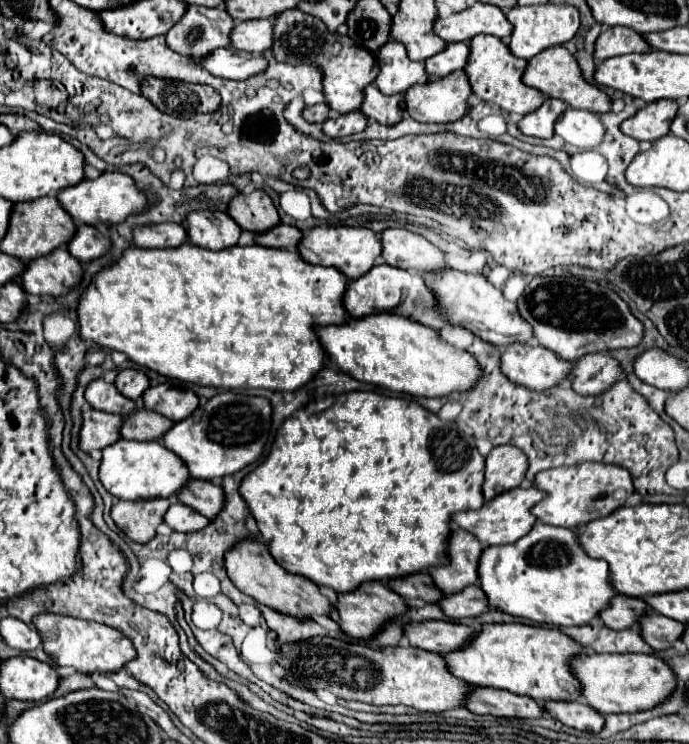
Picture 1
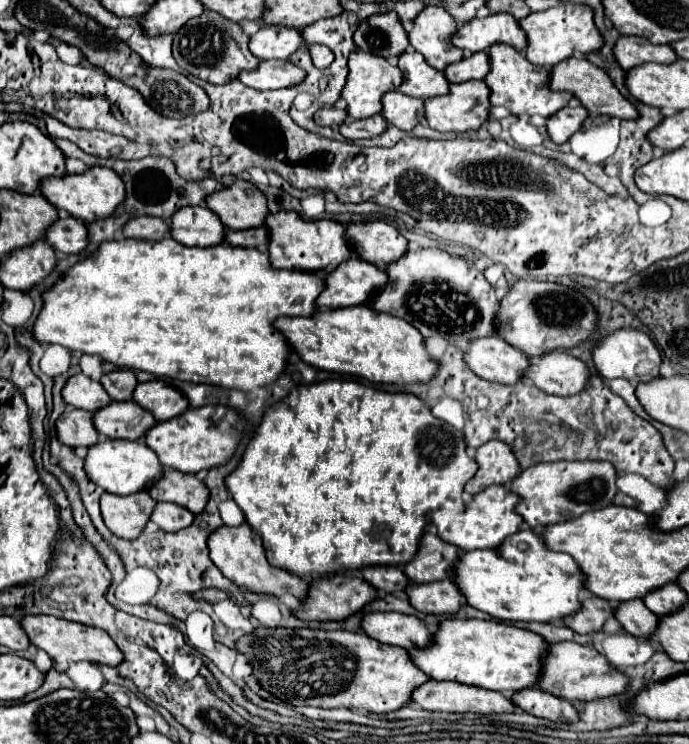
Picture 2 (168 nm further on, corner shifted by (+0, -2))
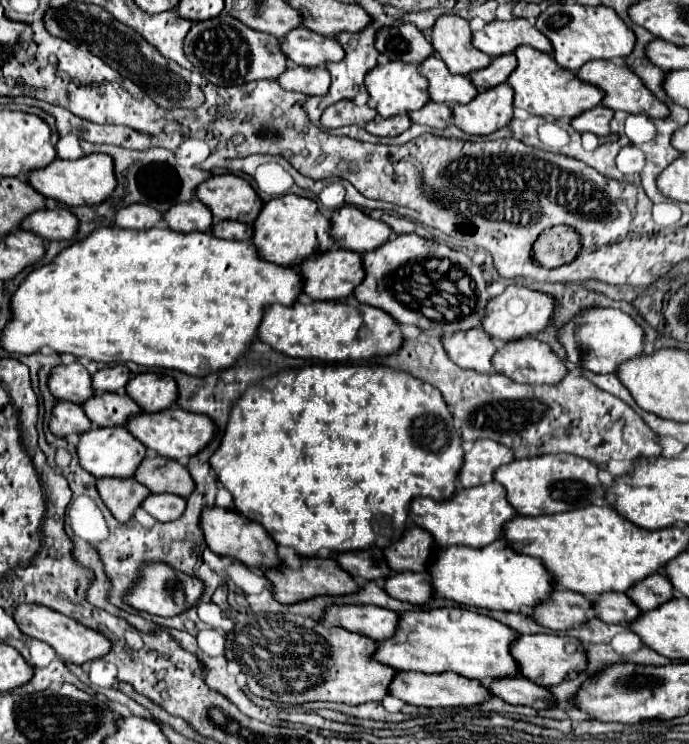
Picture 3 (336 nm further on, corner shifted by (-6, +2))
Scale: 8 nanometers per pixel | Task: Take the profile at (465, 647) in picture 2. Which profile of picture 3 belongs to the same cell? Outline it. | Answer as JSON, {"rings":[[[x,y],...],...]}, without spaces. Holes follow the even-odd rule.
{"rings":[[[464,607],[410,611],[400,615],[394,639],[380,643],[376,655],[380,663],[396,667],[400,671],[452,671],[468,679],[490,683],[506,677],[520,677],[520,665],[512,657],[512,643],[516,637],[520,637],[520,633],[508,625]]]}

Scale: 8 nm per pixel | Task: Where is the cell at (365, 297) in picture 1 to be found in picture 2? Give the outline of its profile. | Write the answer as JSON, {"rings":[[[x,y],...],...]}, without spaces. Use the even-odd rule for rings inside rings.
{"rings":[[[352,255],[326,275],[324,291],[316,299],[316,307],[338,309],[362,305],[386,285],[386,279],[388,277],[382,269]]]}

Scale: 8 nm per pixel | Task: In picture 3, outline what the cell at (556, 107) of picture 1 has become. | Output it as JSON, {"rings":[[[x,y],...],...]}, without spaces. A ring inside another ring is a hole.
{"rings":[[[598,105],[598,107],[588,109],[588,111],[584,111],[582,115],[574,117],[574,119],[570,121],[570,125],[572,125],[572,129],[578,131],[578,133],[590,131],[590,133],[596,133],[596,135],[610,135],[612,131],[610,131],[608,123],[610,123],[612,115],[614,115],[612,109],[608,109],[608,107],[604,107],[604,105]]]}

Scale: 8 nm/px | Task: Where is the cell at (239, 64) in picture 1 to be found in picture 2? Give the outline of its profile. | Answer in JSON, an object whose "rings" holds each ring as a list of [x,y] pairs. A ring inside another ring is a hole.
{"rings":[[[262,61],[256,71],[244,71],[238,79],[252,89],[266,91],[300,85],[306,79],[306,71],[290,61]]]}

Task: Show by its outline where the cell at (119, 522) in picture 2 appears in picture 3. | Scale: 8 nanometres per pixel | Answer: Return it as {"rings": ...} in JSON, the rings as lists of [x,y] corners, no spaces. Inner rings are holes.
{"rings":[[[134,477],[132,479],[98,479],[96,489],[104,505],[120,523],[128,523],[134,517],[134,511],[150,495],[148,487],[138,483]]]}

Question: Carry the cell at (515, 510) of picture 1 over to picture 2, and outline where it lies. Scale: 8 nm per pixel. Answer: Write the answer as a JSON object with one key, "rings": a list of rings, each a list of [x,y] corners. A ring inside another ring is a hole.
{"rings":[[[490,485],[486,491],[472,497],[470,503],[466,503],[466,509],[462,513],[450,513],[450,511],[432,511],[428,513],[428,523],[436,527],[436,533],[442,535],[446,543],[456,545],[460,551],[474,551],[474,549],[494,549],[502,545],[502,541],[518,531],[518,525],[522,523],[522,517],[514,511],[518,503],[518,495],[510,493],[504,485]]]}

